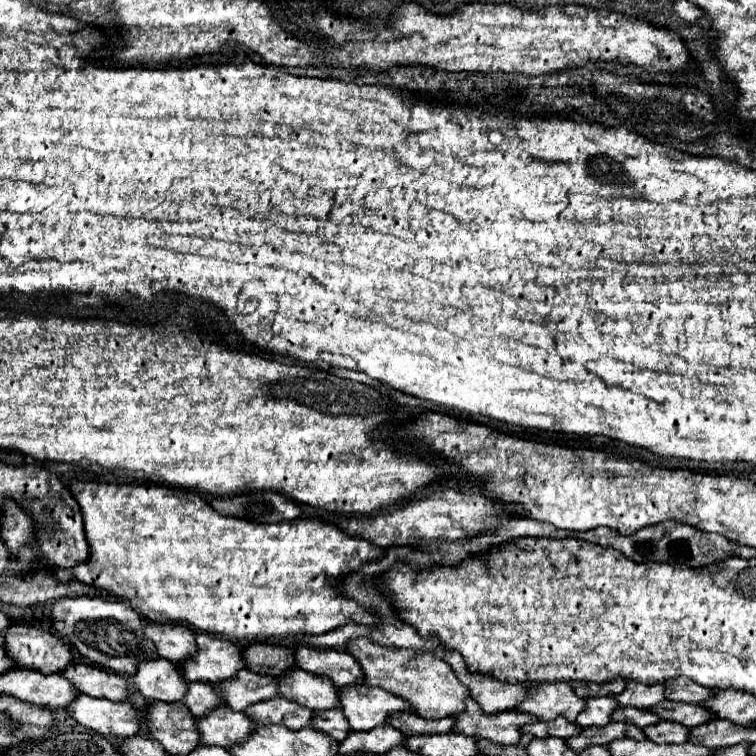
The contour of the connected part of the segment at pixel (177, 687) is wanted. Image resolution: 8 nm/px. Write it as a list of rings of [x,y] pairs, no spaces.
[[[168,659],[146,661],[144,665],[140,665],[134,683],[144,697],[166,703],[182,701],[188,691],[188,683],[180,671],[180,665]]]

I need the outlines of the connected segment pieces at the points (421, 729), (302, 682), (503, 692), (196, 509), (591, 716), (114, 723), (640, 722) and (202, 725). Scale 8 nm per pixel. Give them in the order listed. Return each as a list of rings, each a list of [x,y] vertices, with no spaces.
[[[396,713],[396,717],[390,717],[388,723],[396,729],[400,729],[406,737],[412,735],[432,735],[432,733],[450,733],[454,729],[454,717],[446,719],[422,719],[416,713]]]
[[[296,669],[296,673],[280,677],[280,695],[312,711],[340,707],[340,691],[332,683],[332,679],[324,675],[304,673],[304,669]]]
[[[444,653],[444,659],[450,663],[450,667],[460,677],[460,681],[470,689],[472,699],[480,703],[484,713],[514,709],[528,697],[528,689],[520,683],[510,685],[510,683],[492,681],[492,677],[480,677],[478,673],[476,675],[468,673],[464,659],[460,659],[458,653]]]
[[[74,481],[68,483],[74,499],[80,505],[82,511],[82,519],[84,519],[84,531],[86,531],[86,539],[88,539],[88,547],[90,547],[90,557],[86,563],[80,563],[76,567],[70,569],[58,569],[56,567],[56,577],[60,583],[70,583],[72,579],[110,591],[122,599],[126,599],[136,611],[140,611],[148,621],[152,623],[170,623],[170,621],[186,621],[188,625],[200,629],[200,631],[208,631],[208,633],[224,633],[230,635],[234,639],[254,639],[254,637],[272,637],[272,635],[280,635],[280,637],[288,637],[288,635],[320,635],[326,631],[332,631],[348,621],[356,621],[356,623],[364,623],[364,625],[372,625],[374,623],[374,615],[370,613],[370,609],[340,597],[332,585],[334,581],[338,581],[340,577],[344,577],[350,571],[358,571],[362,567],[364,561],[370,559],[378,559],[382,557],[382,549],[376,545],[370,545],[368,541],[360,539],[360,537],[350,537],[344,531],[340,531],[336,525],[332,523],[324,523],[318,519],[298,519],[298,521],[288,521],[288,523],[270,523],[270,525],[252,525],[250,521],[238,521],[234,517],[224,517],[220,513],[216,513],[196,491],[188,491],[188,489],[176,489],[176,487],[167,487],[164,485],[110,485],[110,483],[94,483],[94,481]]]
[[[592,697],[588,699],[588,709],[584,709],[584,713],[580,713],[580,717],[576,717],[576,725],[580,727],[602,727],[608,725],[612,721],[612,713],[620,703],[614,697]]]
[[[82,693],[68,705],[68,711],[80,725],[98,731],[102,735],[114,735],[124,739],[140,731],[140,719],[136,707],[124,701],[116,703],[108,699],[88,697]]]
[[[622,707],[622,709],[620,709],[620,715],[624,715],[624,721],[634,723],[634,725],[640,727],[640,729],[650,727],[650,725],[654,725],[656,721],[660,721],[660,717],[656,717],[656,713],[652,713],[652,711],[648,711],[648,709],[628,709],[628,707]]]
[[[220,705],[220,709],[214,709],[208,713],[208,717],[198,719],[198,729],[202,745],[230,749],[232,745],[248,739],[256,729],[256,723],[246,713],[232,711],[228,705]]]

